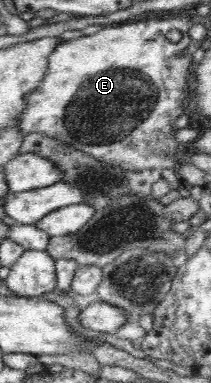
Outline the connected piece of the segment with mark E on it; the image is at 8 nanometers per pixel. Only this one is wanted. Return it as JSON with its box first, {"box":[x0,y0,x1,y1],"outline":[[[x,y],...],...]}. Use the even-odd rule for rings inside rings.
{"box":[17,17,194,172],"outline":[[[170,17],[168,19],[143,19],[134,23],[114,24],[102,27],[98,33],[92,34],[92,36],[82,36],[75,40],[62,41],[60,40],[58,46],[56,46],[55,52],[52,52],[50,60],[48,60],[48,70],[46,70],[46,76],[44,80],[40,82],[40,86],[36,87],[36,92],[28,94],[26,96],[26,108],[24,112],[20,114],[20,120],[17,124],[19,132],[22,136],[26,134],[32,134],[32,132],[40,132],[46,136],[51,136],[68,146],[72,146],[89,154],[105,164],[112,164],[115,167],[124,168],[127,170],[142,171],[146,169],[173,169],[178,172],[181,164],[171,156],[176,152],[178,148],[178,142],[174,139],[174,135],[170,135],[171,131],[177,129],[172,125],[173,121],[185,114],[186,105],[189,103],[188,99],[188,78],[190,78],[189,68],[193,63],[193,55],[188,54],[187,47],[193,43],[188,31],[194,25],[190,17]],[[178,30],[182,33],[182,40],[177,44],[168,44],[166,39],[166,33]]]}

